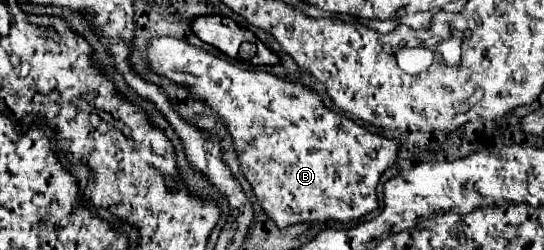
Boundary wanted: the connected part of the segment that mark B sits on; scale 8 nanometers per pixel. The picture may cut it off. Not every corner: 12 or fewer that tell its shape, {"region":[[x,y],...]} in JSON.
{"region":[[175,37],[155,73],[225,121],[279,227],[377,209],[387,139]]}

